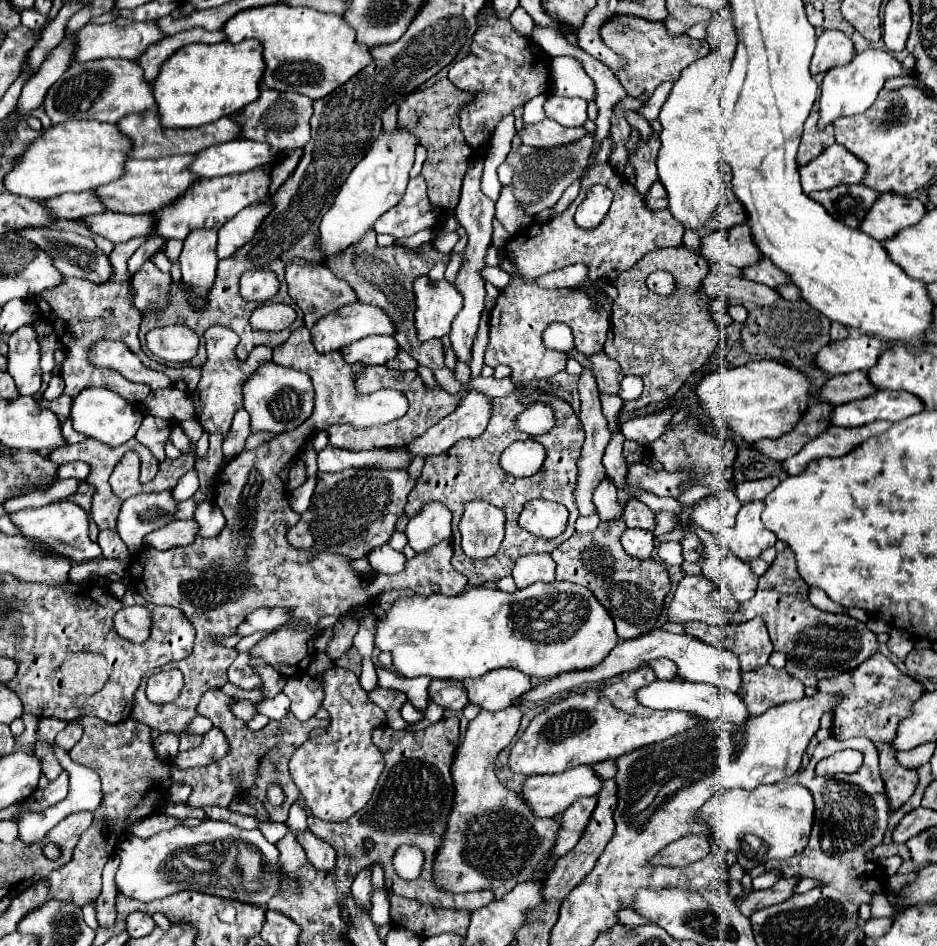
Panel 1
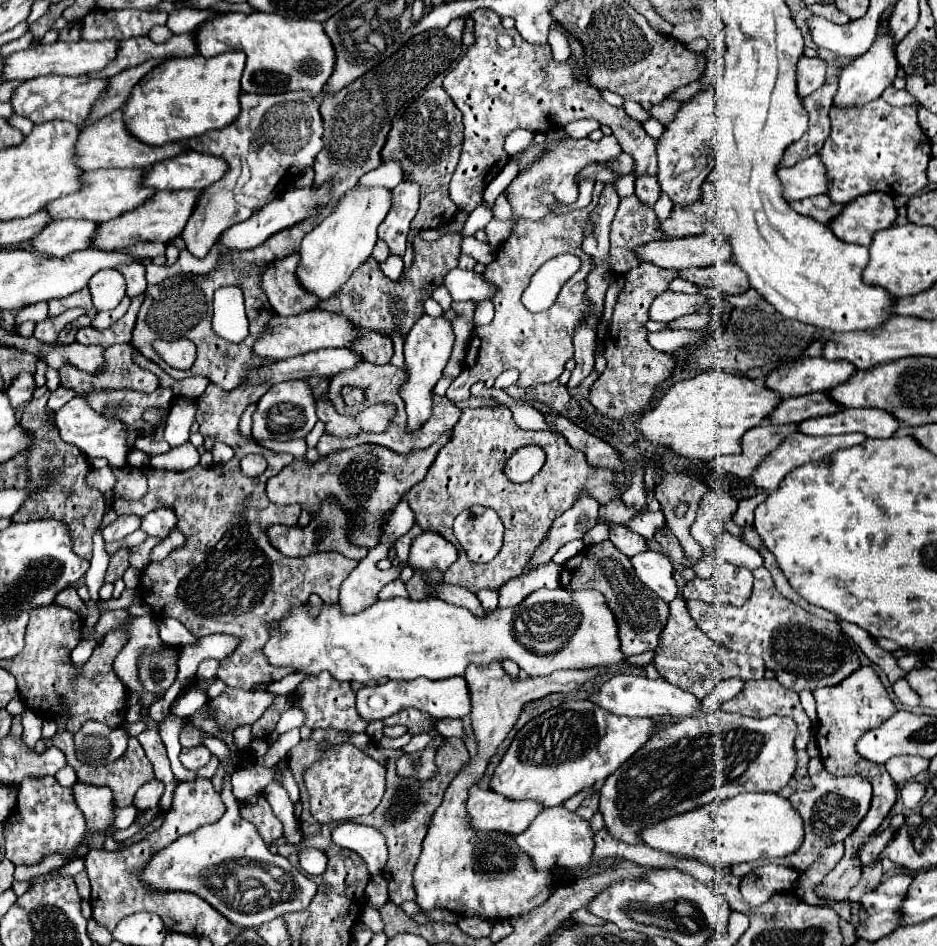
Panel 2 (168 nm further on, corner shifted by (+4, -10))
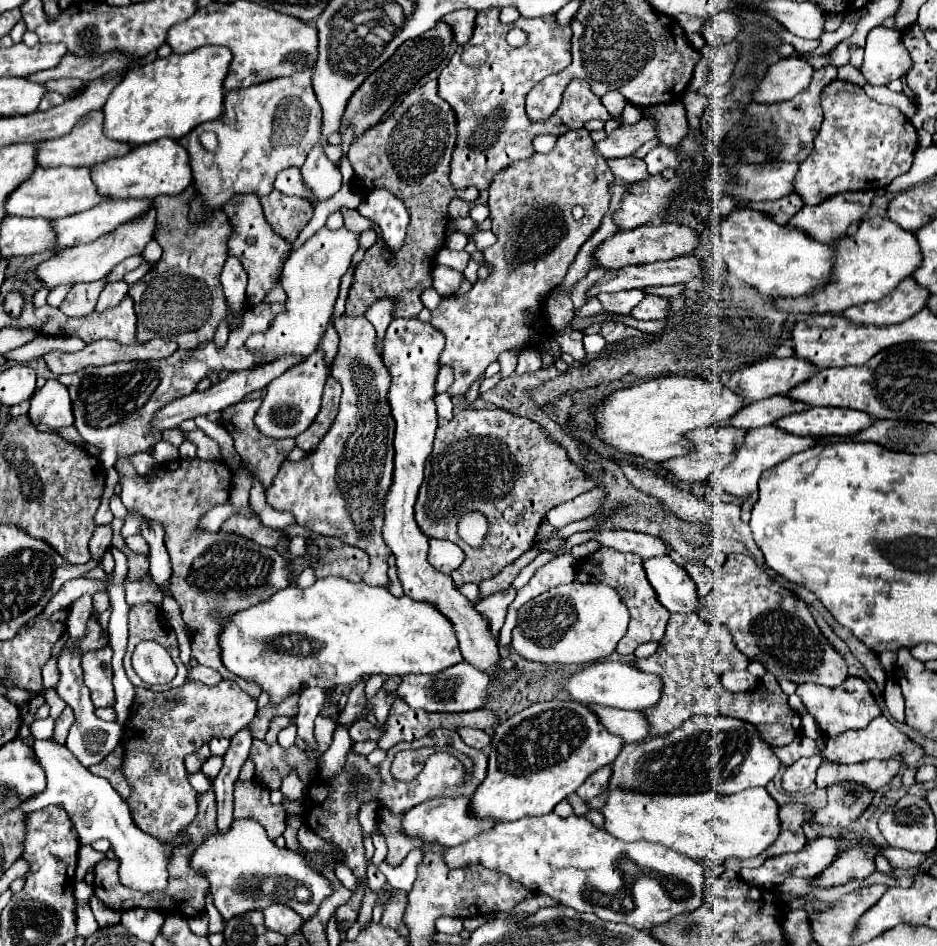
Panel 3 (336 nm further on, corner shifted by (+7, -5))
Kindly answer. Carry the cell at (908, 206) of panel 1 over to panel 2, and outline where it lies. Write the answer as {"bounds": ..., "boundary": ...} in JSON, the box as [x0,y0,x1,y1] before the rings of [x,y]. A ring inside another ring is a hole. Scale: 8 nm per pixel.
{"bounds":[829,193,899,247],"boundary":[[[867,193],[847,203],[841,215],[829,223],[829,227],[841,241],[869,247],[875,231],[895,225],[897,217],[899,213],[891,195]]]}

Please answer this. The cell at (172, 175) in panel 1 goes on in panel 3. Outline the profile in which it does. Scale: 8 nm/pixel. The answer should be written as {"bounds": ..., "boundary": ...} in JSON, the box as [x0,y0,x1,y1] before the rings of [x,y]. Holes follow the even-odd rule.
{"bounds":[6,168,102,218],"boundary":[[[36,168],[32,172],[32,178],[24,180],[12,194],[8,196],[6,214],[12,216],[26,216],[26,218],[62,218],[70,216],[82,210],[88,210],[96,204],[100,204],[102,198],[96,192],[96,186],[90,180],[88,168]]]}

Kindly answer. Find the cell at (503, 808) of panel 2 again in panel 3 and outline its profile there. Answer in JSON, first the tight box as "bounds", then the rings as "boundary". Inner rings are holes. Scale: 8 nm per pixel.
{"bounds":[400,796,494,848],"boundary":[[[462,796],[462,798],[432,798],[428,802],[422,802],[422,804],[414,806],[412,810],[408,810],[402,816],[400,832],[404,832],[410,838],[420,838],[426,844],[436,842],[444,848],[464,844],[472,836],[494,828],[494,824],[484,820],[484,818],[472,818],[470,812],[468,812],[468,806],[470,806],[470,798],[466,798],[466,796]]]}

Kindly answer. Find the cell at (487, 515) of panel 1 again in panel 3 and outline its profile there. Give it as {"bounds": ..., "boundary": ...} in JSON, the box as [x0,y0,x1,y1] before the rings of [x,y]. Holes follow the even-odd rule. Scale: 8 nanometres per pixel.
{"bounds":[458,512,488,546],"boundary":[[[470,512],[460,520],[458,534],[470,544],[470,546],[480,546],[488,530],[488,520],[480,512]]]}

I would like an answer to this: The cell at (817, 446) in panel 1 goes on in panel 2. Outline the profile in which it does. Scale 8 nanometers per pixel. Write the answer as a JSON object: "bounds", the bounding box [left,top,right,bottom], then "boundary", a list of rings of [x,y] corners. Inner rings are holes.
{"bounds":[751,433,867,491],"boundary":[[[793,433],[789,435],[751,475],[751,483],[759,489],[765,491],[775,491],[775,487],[779,487],[779,483],[795,469],[801,467],[803,463],[809,461],[823,461],[827,457],[831,457],[831,453],[839,451],[839,449],[849,449],[855,447],[859,443],[863,443],[867,437],[863,433],[849,433],[849,435],[837,435],[837,437],[813,437],[813,435],[803,435],[803,433]]]}

